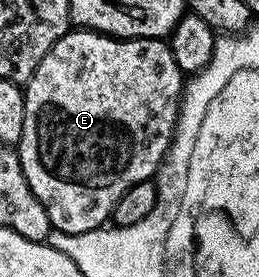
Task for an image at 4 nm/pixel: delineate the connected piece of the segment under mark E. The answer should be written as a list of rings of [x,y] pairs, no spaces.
[[[73,28],[52,50],[38,63],[34,75],[23,86],[24,110],[26,123],[22,123],[22,139],[18,146],[20,166],[26,175],[26,183],[30,191],[42,203],[46,215],[50,219],[53,230],[58,233],[85,233],[91,229],[99,229],[111,218],[114,207],[134,183],[142,183],[155,178],[164,164],[164,156],[172,145],[172,136],[176,133],[176,120],[180,114],[180,98],[184,92],[186,81],[182,76],[178,63],[174,63],[169,42],[154,37],[110,37],[106,33],[95,33],[93,29]]]

